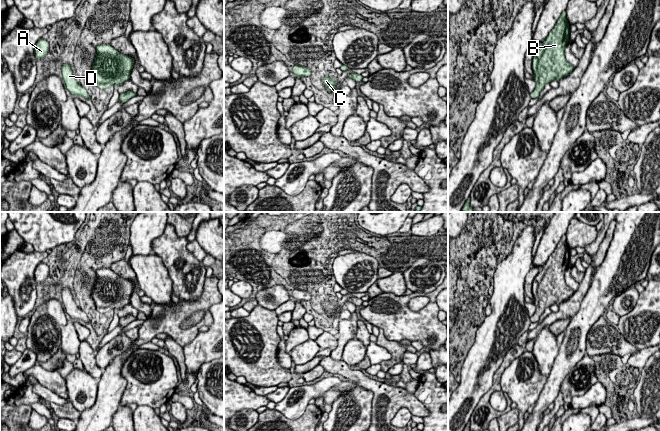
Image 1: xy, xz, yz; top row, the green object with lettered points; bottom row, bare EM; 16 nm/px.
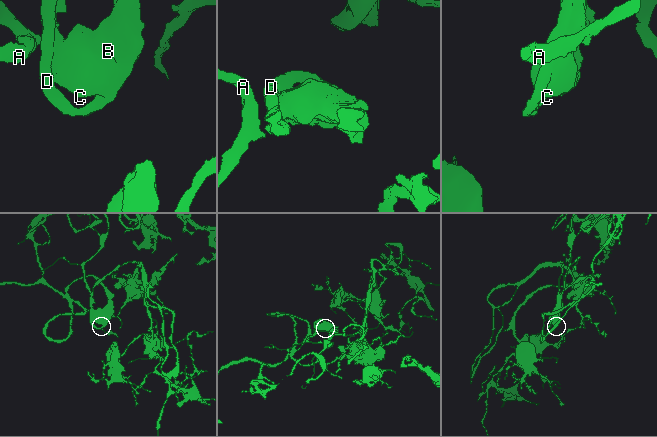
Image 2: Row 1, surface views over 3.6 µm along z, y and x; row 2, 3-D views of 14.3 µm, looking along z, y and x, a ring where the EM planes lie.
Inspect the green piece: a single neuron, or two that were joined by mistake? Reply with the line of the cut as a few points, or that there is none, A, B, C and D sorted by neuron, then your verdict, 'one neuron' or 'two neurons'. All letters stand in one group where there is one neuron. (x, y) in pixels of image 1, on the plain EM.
no cut; A B C D; one neuron

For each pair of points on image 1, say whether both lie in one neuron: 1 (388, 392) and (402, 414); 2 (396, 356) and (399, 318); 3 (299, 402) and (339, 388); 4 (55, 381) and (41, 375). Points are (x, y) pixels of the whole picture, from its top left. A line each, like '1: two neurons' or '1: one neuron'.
1: two neurons
2: two neurons
3: one neuron
4: one neuron

